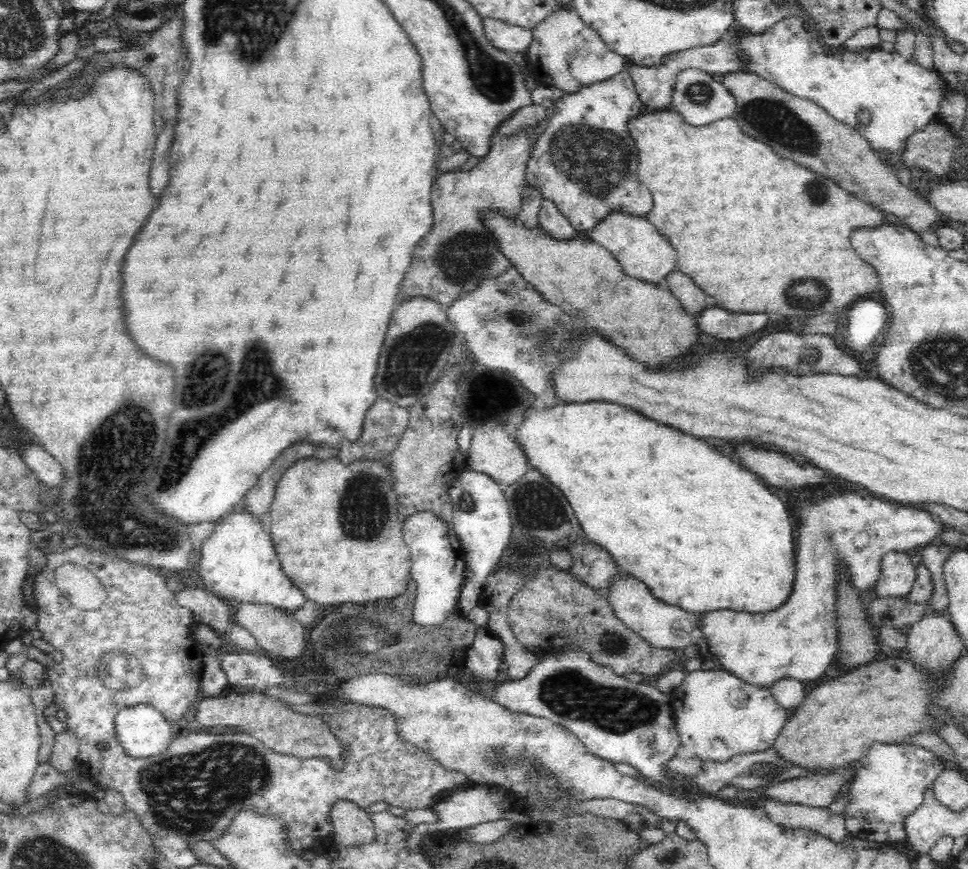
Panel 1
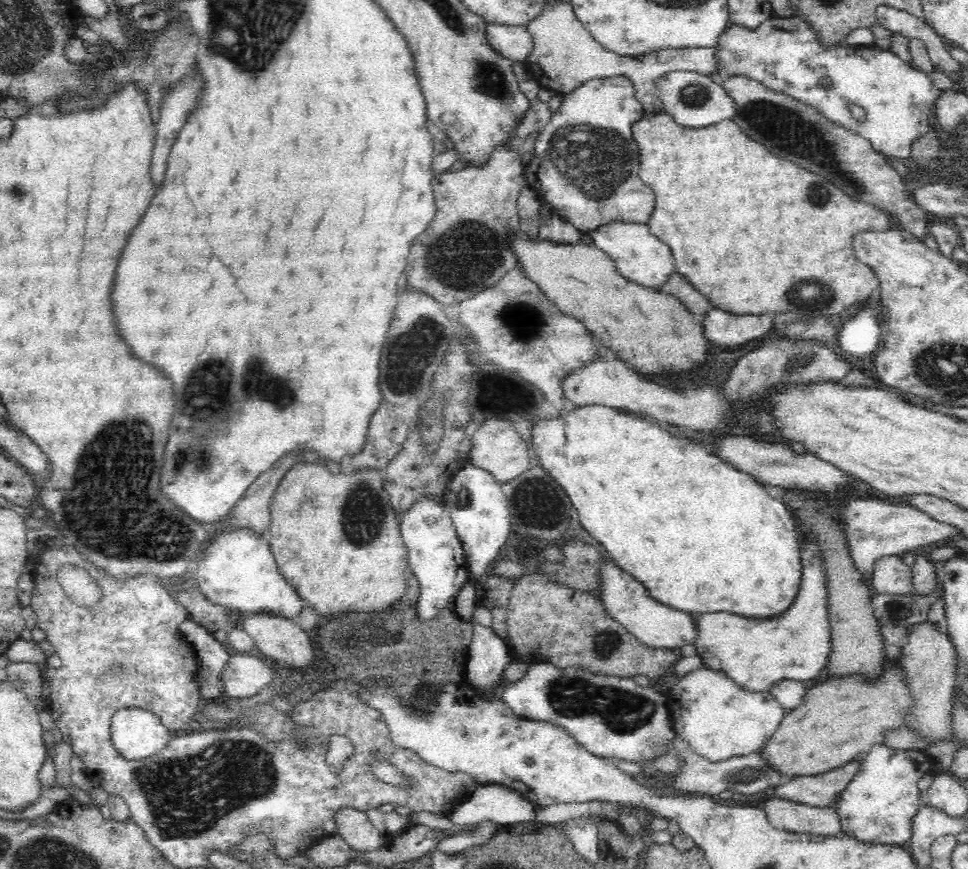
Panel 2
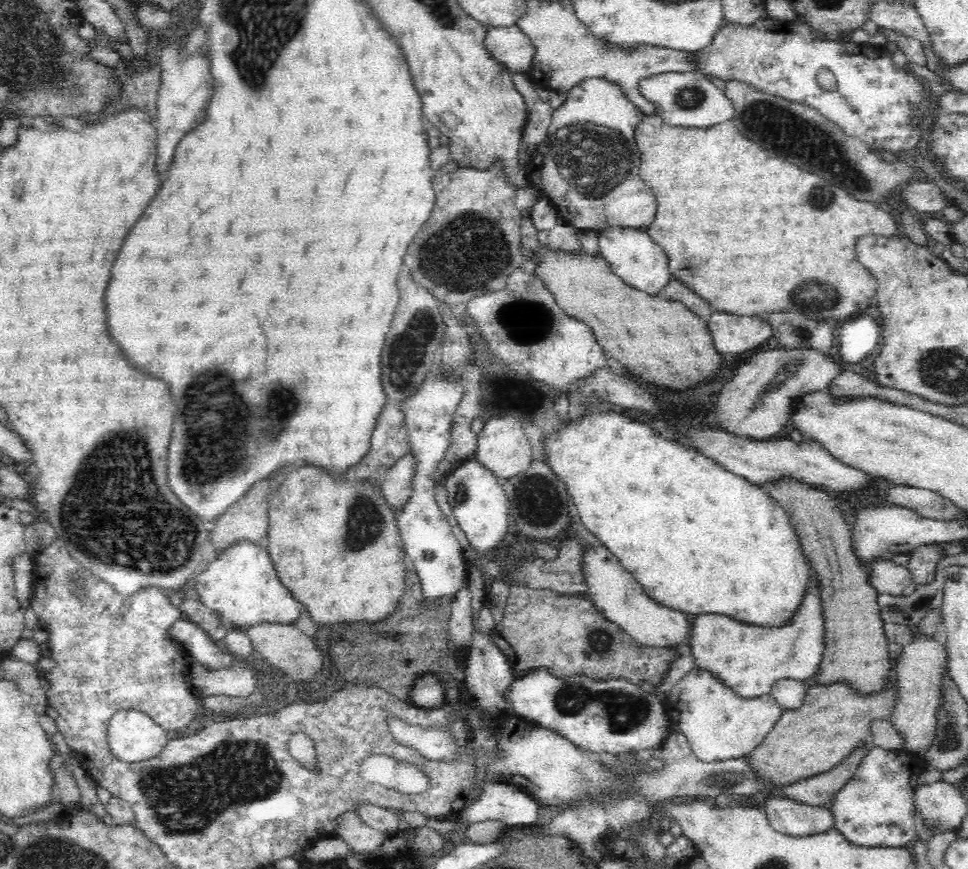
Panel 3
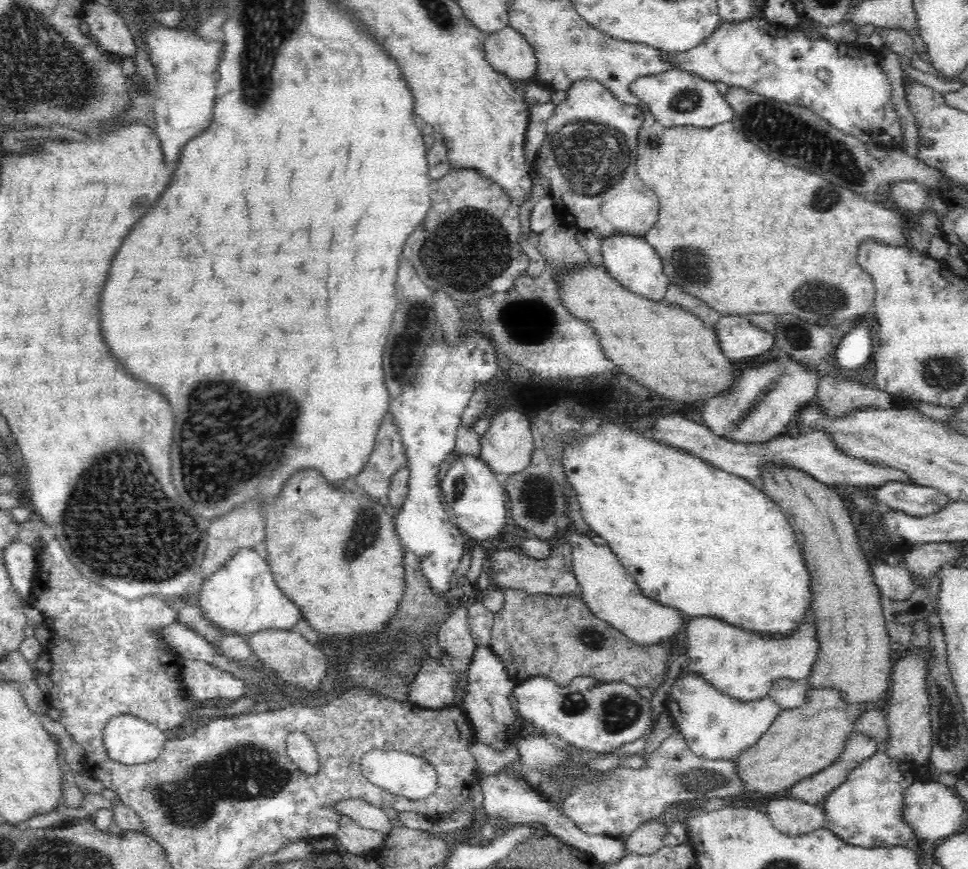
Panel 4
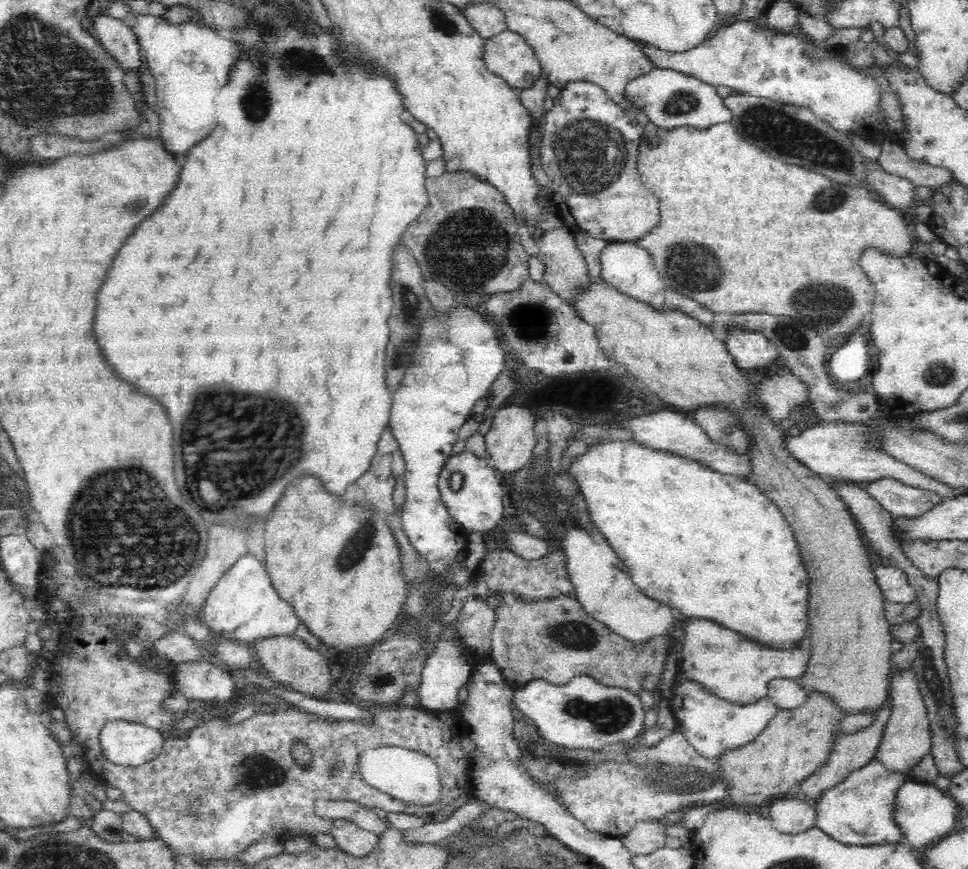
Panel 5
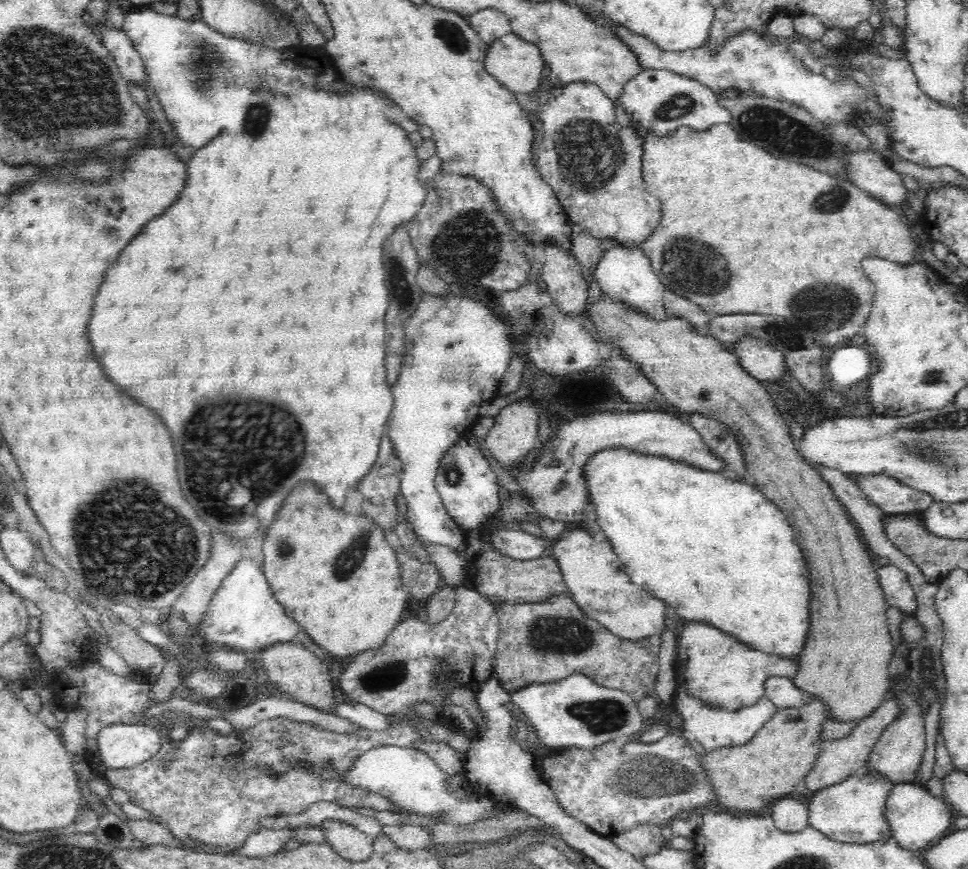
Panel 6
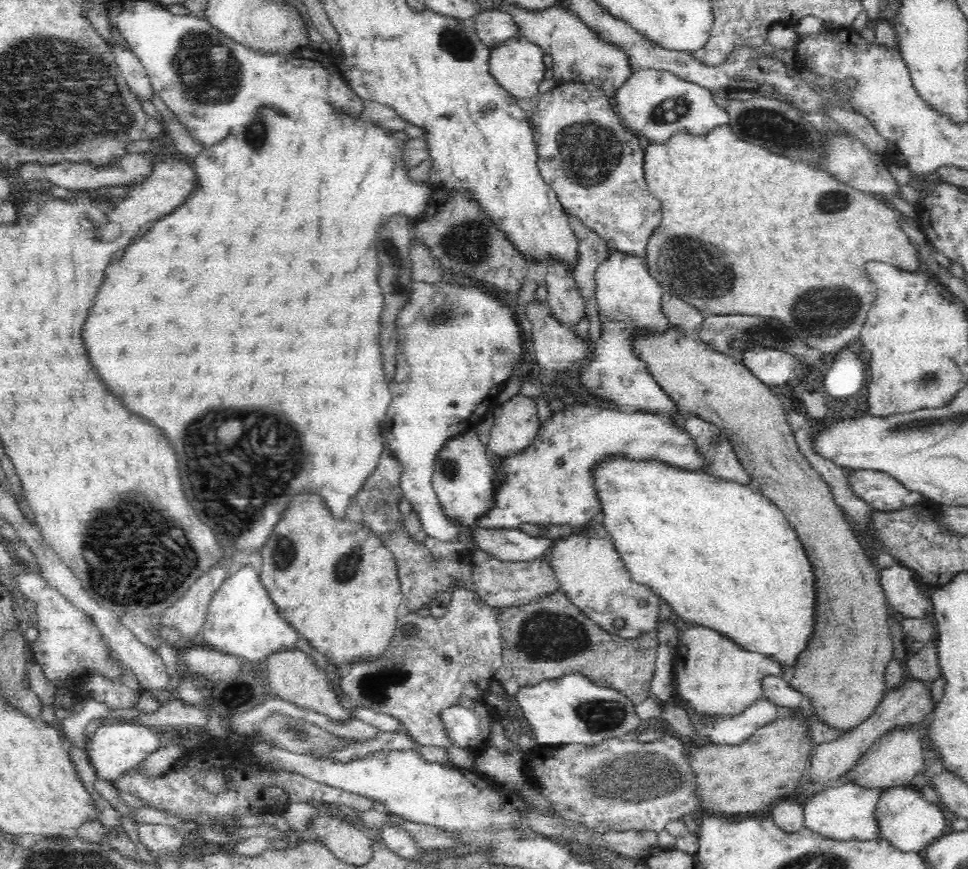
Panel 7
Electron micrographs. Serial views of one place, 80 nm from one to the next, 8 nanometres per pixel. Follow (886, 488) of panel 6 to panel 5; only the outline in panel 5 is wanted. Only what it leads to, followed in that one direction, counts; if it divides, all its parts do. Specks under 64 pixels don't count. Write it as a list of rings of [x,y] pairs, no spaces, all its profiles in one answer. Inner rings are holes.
[[[892,478],[868,482],[867,491],[893,518],[922,516],[944,499],[934,491],[902,484]]]

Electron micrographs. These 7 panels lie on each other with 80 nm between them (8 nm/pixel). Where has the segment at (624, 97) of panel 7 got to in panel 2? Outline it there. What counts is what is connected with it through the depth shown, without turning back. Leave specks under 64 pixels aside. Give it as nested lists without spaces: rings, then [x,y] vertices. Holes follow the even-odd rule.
[[[674,71],[656,82],[658,97],[662,99],[662,111],[672,115],[672,119],[683,127],[704,128],[718,124],[722,120],[732,119],[736,112],[736,103],[728,91],[713,82],[708,75],[694,71]]]

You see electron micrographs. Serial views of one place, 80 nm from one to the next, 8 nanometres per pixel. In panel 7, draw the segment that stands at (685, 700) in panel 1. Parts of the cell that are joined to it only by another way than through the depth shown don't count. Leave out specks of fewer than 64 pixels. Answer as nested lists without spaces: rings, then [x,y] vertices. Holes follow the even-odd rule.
[[[761,696],[744,712],[736,716],[701,716],[692,706],[680,699],[675,699],[678,707],[683,708],[692,726],[696,728],[696,737],[705,738],[704,747],[709,745],[730,745],[746,743],[759,728],[778,718],[780,708]]]

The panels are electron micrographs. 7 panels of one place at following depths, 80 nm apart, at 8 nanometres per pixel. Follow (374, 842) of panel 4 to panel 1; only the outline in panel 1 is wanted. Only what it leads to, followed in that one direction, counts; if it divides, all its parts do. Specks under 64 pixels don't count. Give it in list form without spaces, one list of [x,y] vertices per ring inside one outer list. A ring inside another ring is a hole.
[[[338,799],[331,810],[333,842],[344,848],[373,842],[376,838],[371,814],[350,800]]]

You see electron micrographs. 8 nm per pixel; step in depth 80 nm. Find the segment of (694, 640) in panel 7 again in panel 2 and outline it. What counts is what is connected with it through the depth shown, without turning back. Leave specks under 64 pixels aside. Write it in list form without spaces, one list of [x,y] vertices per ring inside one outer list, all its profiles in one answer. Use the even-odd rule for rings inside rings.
[[[806,539],[801,552],[800,590],[787,611],[777,617],[756,619],[729,612],[702,613],[694,645],[703,666],[724,672],[731,681],[749,692],[768,692],[780,680],[812,680],[830,660],[830,628],[826,571],[820,547]]]

